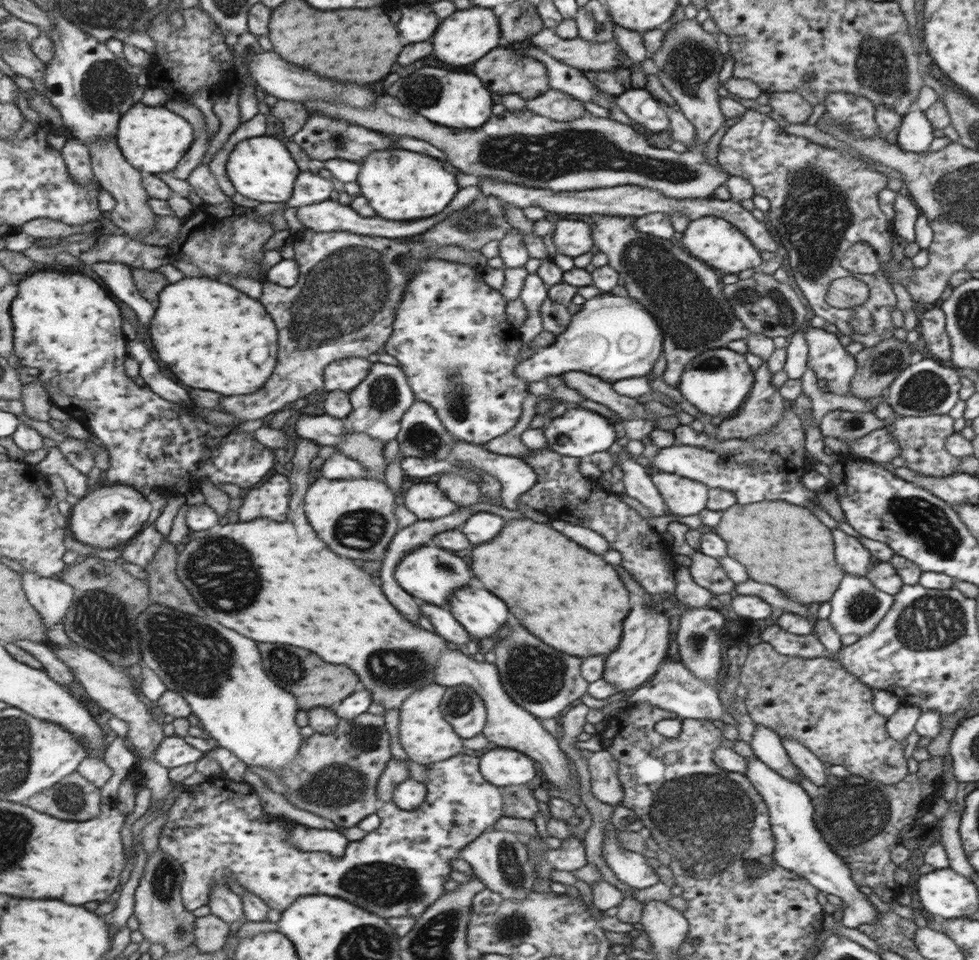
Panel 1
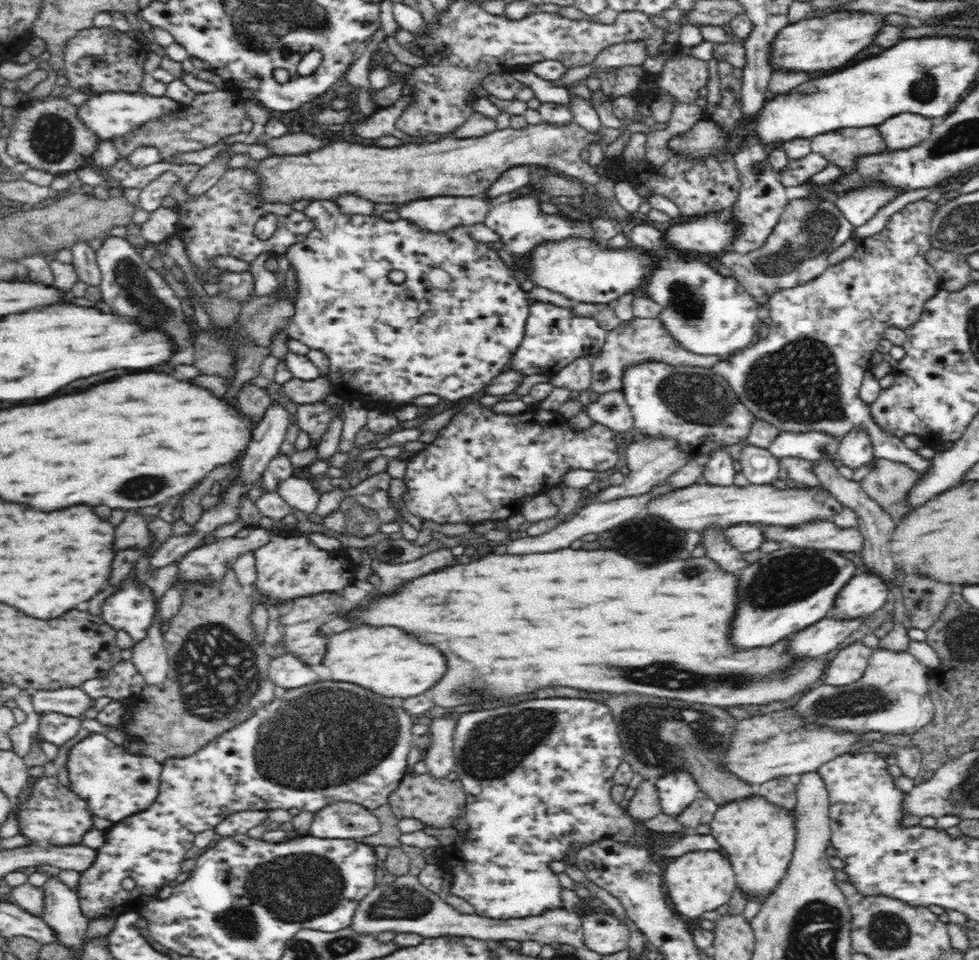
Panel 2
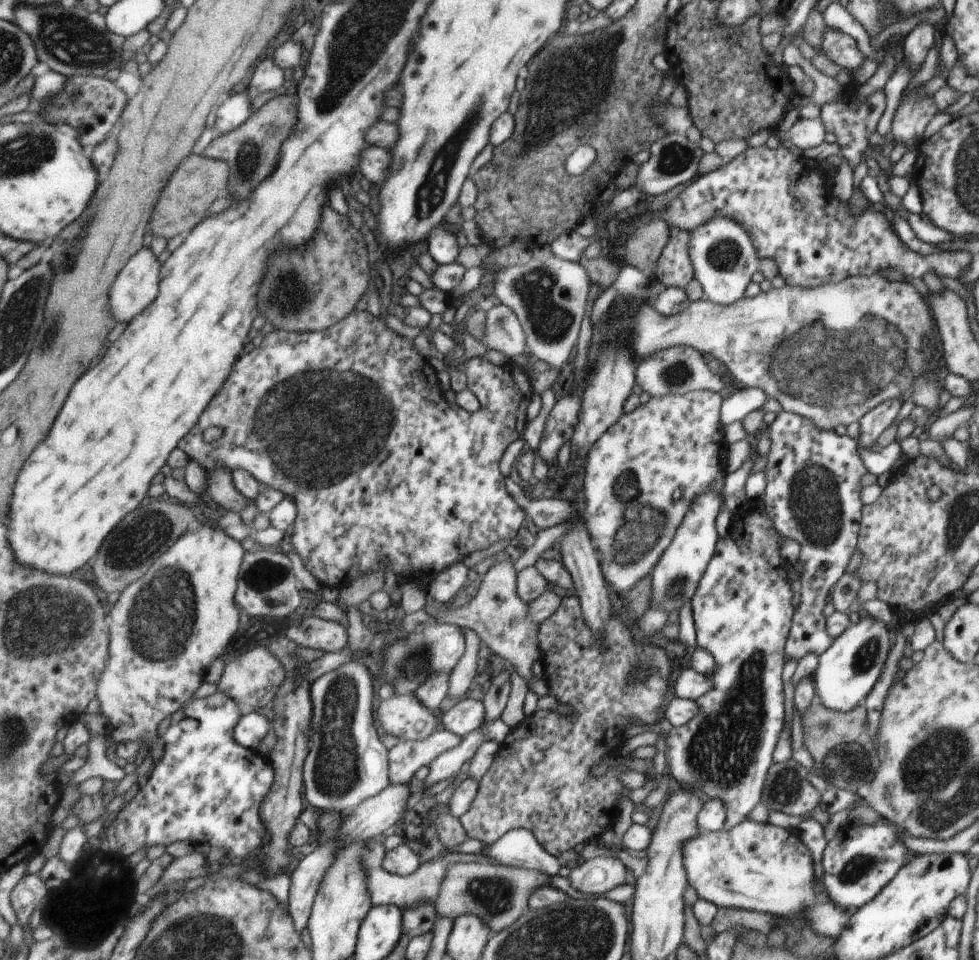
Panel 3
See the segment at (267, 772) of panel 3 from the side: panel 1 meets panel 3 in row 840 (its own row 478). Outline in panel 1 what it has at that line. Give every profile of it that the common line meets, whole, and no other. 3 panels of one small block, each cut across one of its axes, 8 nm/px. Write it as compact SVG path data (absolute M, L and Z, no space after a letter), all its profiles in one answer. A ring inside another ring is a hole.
M43 270L43 272L35 272L31 276L27 276L25 280L18 284L18 295L15 297L11 307L12 320L14 322L14 350L20 358L24 367L38 368L39 378L43 386L49 391L55 405L60 406L72 416L79 419L91 431L94 436L100 439L111 455L111 468L106 471L108 484L113 485L129 485L141 488L141 486L150 486L152 489L163 491L171 490L179 493L176 486L179 481L188 480L190 482L190 490L200 488L199 483L208 480L215 487L217 484L236 484L240 488L253 488L269 476L271 469L275 466L275 449L269 448L261 444L255 437L254 433L239 433L237 426L225 426L225 428L217 428L213 424L207 424L203 418L199 418L199 408L197 406L185 406L185 404L175 404L175 402L167 402L163 400L159 394L155 394L149 388L139 388L133 378L127 376L125 372L125 360L127 360L127 338L123 334L123 316L121 316L121 308L117 306L117 302L109 296L109 292L93 278L83 276L83 274L73 274L73 272L57 272L57 270Z

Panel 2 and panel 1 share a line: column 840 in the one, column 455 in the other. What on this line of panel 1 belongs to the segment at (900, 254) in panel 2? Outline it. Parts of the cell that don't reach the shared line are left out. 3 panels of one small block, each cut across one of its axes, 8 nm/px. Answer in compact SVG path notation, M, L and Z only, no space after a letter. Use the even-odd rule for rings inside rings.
M436 258L420 260L408 276L408 284L392 322L391 337L384 342L383 348L409 378L416 400L433 408L443 428L453 438L481 445L513 428L521 414L522 400L530 392L526 380L512 373L519 362L503 354L505 342L511 338L513 331L502 294L489 286L477 286L483 278L477 276L475 269L467 264Z

